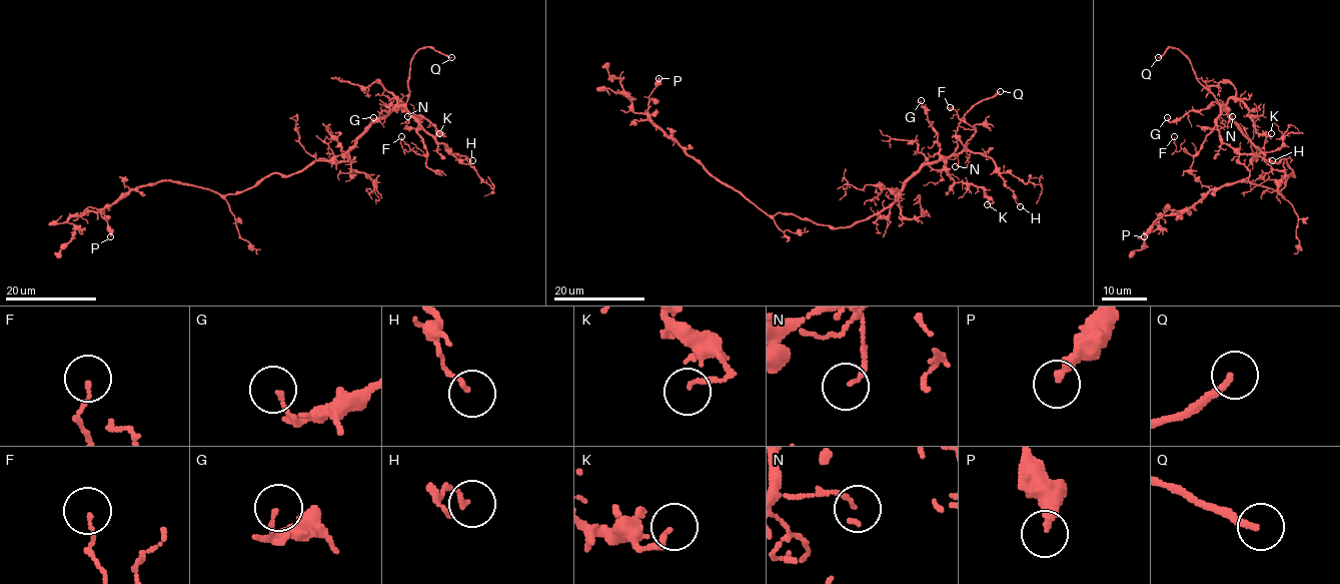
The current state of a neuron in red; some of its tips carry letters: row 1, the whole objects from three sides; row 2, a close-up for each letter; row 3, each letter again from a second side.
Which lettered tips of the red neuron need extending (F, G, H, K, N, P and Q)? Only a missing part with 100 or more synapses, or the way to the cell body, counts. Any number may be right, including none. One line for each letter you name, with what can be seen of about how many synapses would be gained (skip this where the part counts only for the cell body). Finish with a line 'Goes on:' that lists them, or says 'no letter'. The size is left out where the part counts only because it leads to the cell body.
Goes on: Q

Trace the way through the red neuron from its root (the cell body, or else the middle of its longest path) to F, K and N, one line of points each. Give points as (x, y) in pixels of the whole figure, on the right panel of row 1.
F: (1291, 173), (1283, 159), (1269, 161), (1222, 106), (1214, 127), (1194, 155), (1184, 149), (1177, 151), (1174, 136)
K: (1291, 173), (1283, 159), (1269, 161), (1230, 119), (1227, 101), (1239, 99), (1248, 109), (1255, 130), (1271, 133)
N: (1291, 173), (1294, 175), (1283, 159), (1269, 161), (1221, 107), (1222, 114), (1232, 116)

